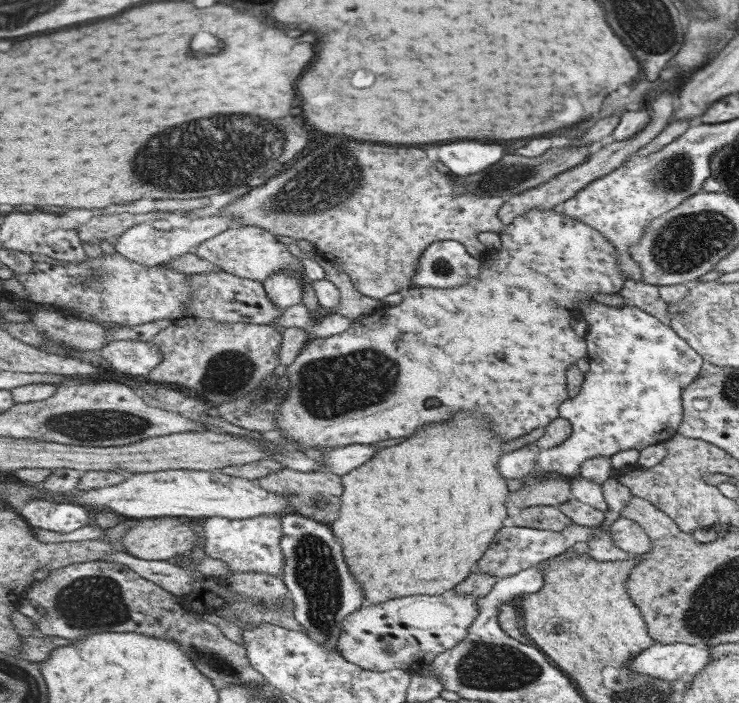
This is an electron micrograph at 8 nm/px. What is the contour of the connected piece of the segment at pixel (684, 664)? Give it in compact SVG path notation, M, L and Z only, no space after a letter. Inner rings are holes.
M655 643L629 662L629 669L644 674L650 680L659 679L672 683L687 680L700 672L710 661L707 645L688 643Z

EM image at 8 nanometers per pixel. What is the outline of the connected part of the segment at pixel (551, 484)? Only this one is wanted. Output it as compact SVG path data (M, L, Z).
M555 476L543 482L523 484L514 492L509 491L507 505L514 509L540 505L556 507L570 499L570 479Z

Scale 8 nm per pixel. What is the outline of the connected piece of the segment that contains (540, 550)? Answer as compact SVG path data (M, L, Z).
M572 523L561 531L538 530L527 527L507 526L495 536L495 540L488 546L484 557L477 562L476 572L490 574L495 578L503 578L517 574L519 570L527 569L549 558L560 556L562 552L571 549L577 542L587 542L589 538L597 536L604 526L600 528L581 527Z

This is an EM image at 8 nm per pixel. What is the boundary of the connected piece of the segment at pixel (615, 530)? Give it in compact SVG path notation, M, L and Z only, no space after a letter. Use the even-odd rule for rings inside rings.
M617 518L607 526L609 538L616 547L621 547L630 555L647 553L652 548L651 540L645 532L631 519Z

